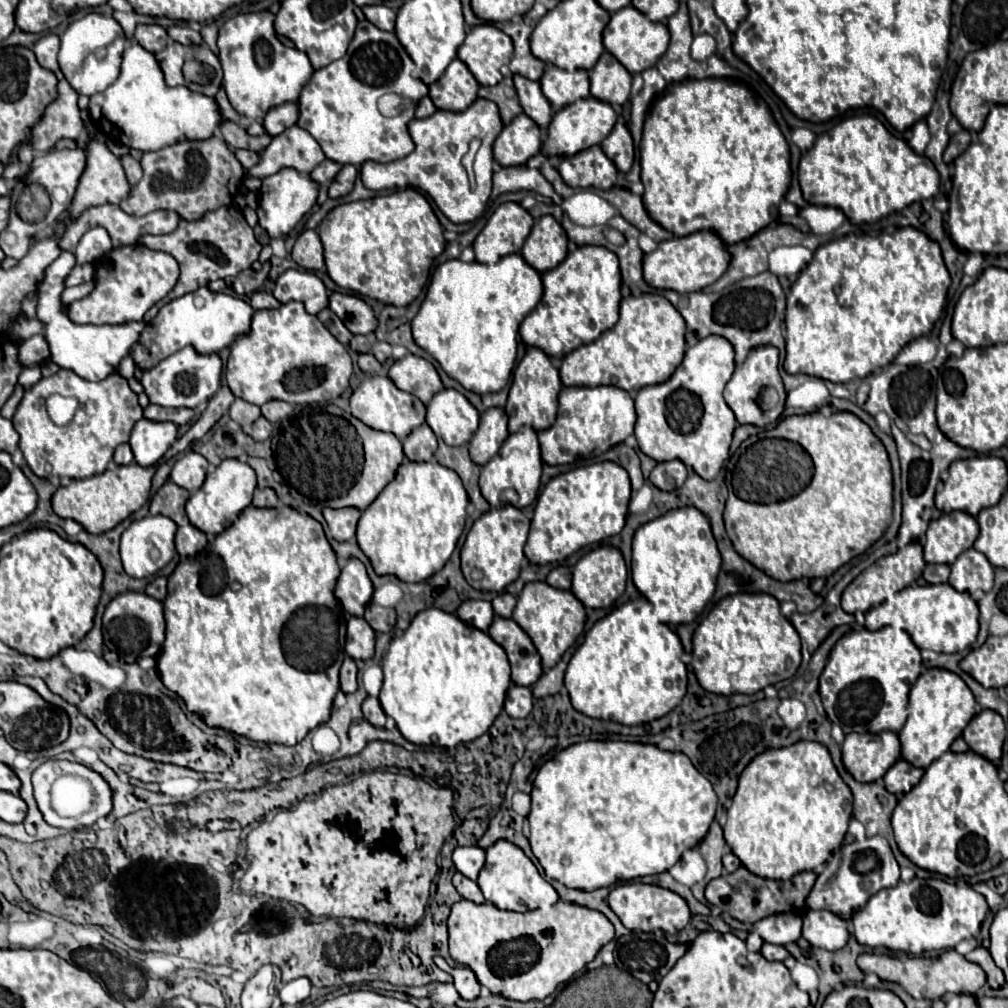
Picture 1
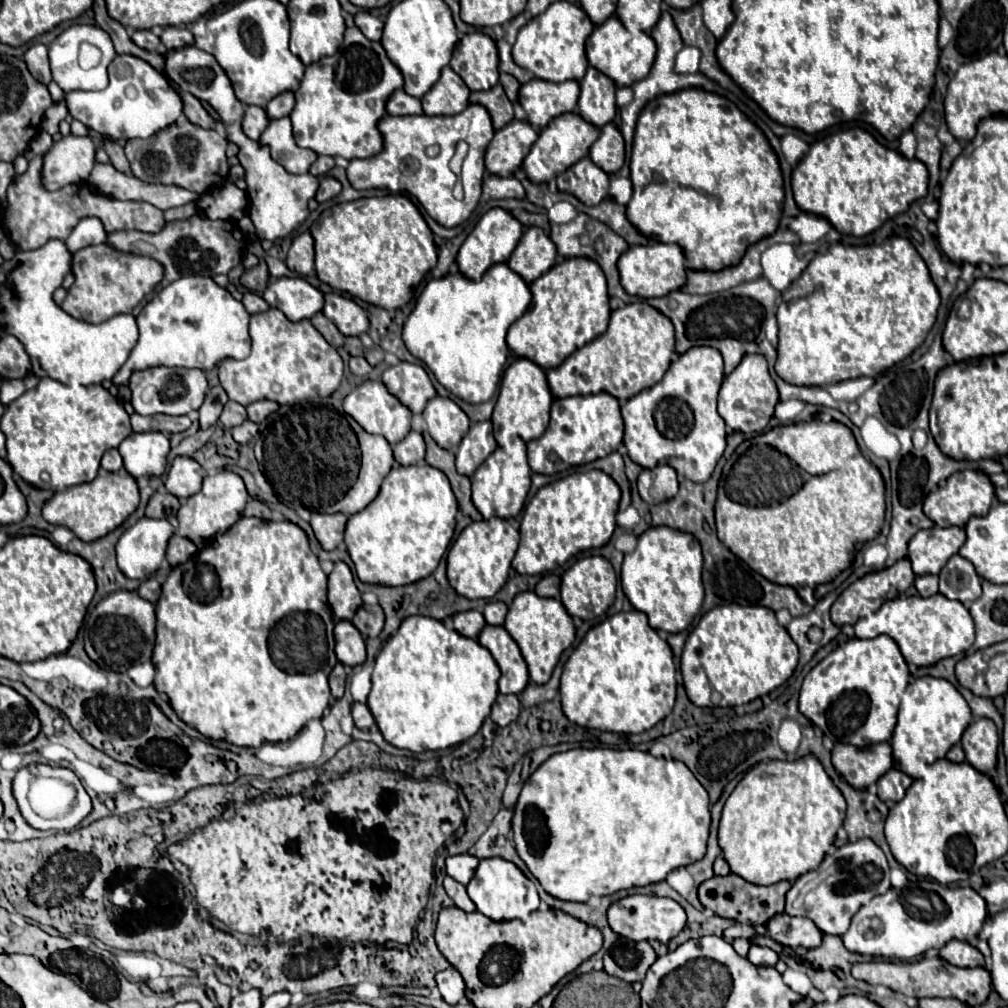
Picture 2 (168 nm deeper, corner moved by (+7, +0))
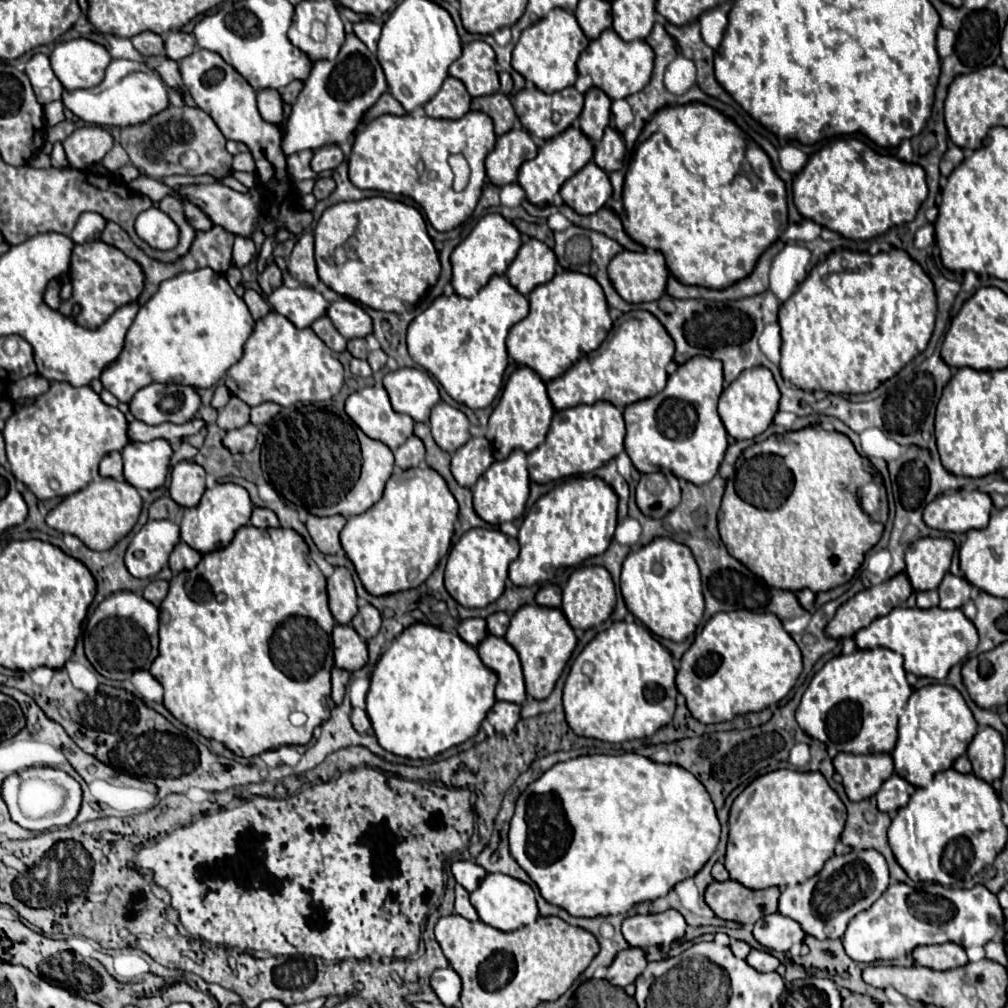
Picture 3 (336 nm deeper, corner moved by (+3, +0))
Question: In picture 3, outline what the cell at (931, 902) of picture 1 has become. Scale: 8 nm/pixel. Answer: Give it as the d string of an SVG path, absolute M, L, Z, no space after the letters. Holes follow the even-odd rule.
M935 882L917 886L891 884L887 892L869 908L859 912L843 936L847 956L871 964L875 960L897 960L909 956L917 946L955 942L963 948L983 946L1003 928L1001 906L985 886L975 884L971 890L947 888Z

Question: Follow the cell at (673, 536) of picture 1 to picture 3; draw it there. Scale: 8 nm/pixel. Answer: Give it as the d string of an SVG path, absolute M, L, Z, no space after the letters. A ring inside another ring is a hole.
M655 538L625 558L621 594L637 620L641 620L659 638L673 642L683 642L691 636L705 610L699 566L691 550L671 538Z

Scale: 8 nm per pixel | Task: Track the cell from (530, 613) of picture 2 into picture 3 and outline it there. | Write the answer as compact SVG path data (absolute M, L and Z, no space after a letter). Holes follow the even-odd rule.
M525 604L513 614L505 640L519 652L527 696L537 700L543 700L551 694L557 678L577 646L577 636L565 614L559 608L547 608L539 604Z

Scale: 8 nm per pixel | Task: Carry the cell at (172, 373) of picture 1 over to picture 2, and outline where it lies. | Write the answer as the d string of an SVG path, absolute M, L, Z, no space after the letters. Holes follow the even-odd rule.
M147 368L143 372L135 372L131 376L129 388L133 390L133 408L141 416L153 414L167 414L167 416L183 416L191 410L199 410L207 392L207 380L201 370L187 370L187 368Z

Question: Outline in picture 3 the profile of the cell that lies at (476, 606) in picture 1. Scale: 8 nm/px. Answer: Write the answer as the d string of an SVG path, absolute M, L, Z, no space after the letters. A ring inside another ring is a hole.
M467 618L457 626L457 634L471 646L477 648L477 644L487 636L487 622L483 618Z

